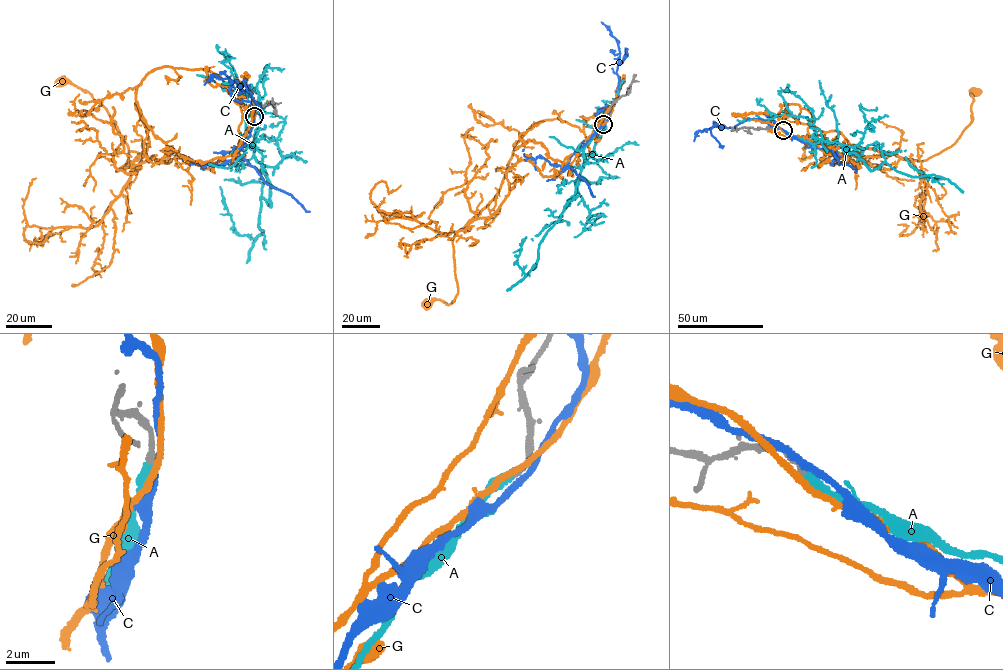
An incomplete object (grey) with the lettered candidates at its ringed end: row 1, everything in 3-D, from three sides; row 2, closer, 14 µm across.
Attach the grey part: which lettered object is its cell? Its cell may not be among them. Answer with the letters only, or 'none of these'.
A

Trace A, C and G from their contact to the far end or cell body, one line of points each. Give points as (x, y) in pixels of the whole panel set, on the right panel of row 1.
A: (783, 130), (809, 143), (837, 142), (871, 170), (885, 162), (911, 176), (942, 178), (918, 172), (906, 156)
C: (782, 129), (813, 146), (832, 151), (839, 162), (856, 170)
G: (782, 130), (826, 154), (846, 154), (840, 163), (893, 152), (924, 160), (951, 147), (970, 123), (975, 91)

